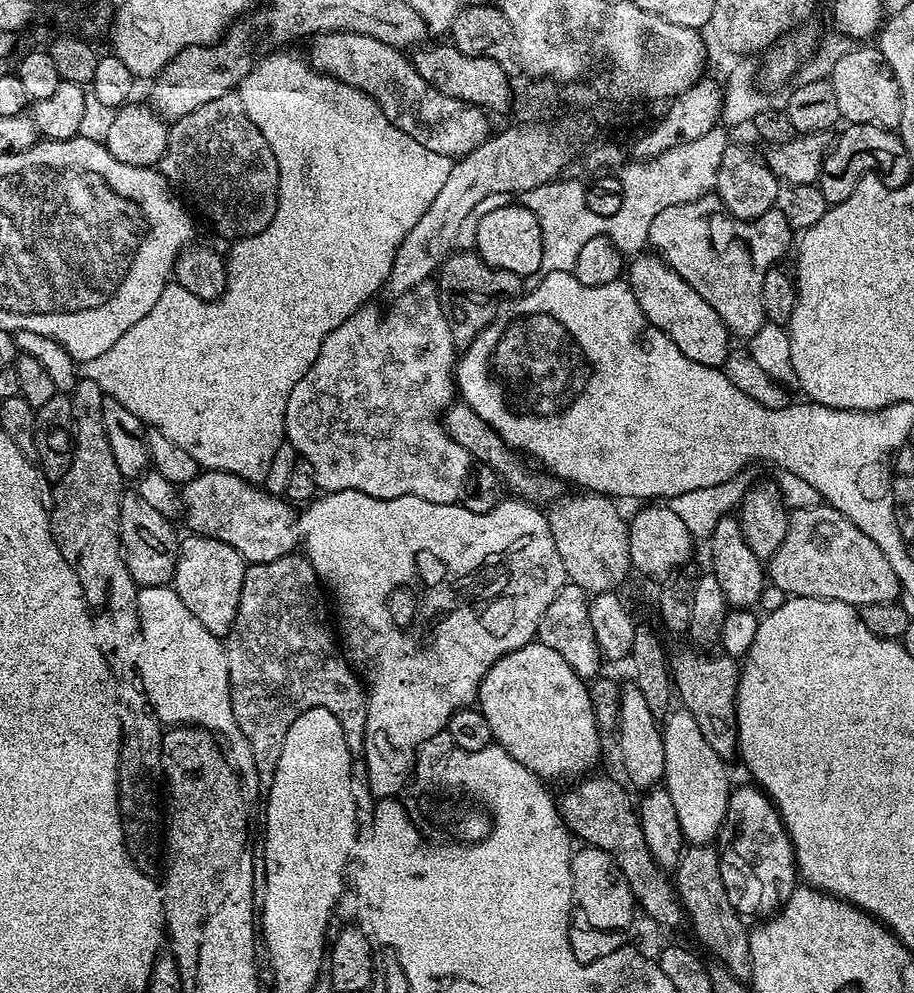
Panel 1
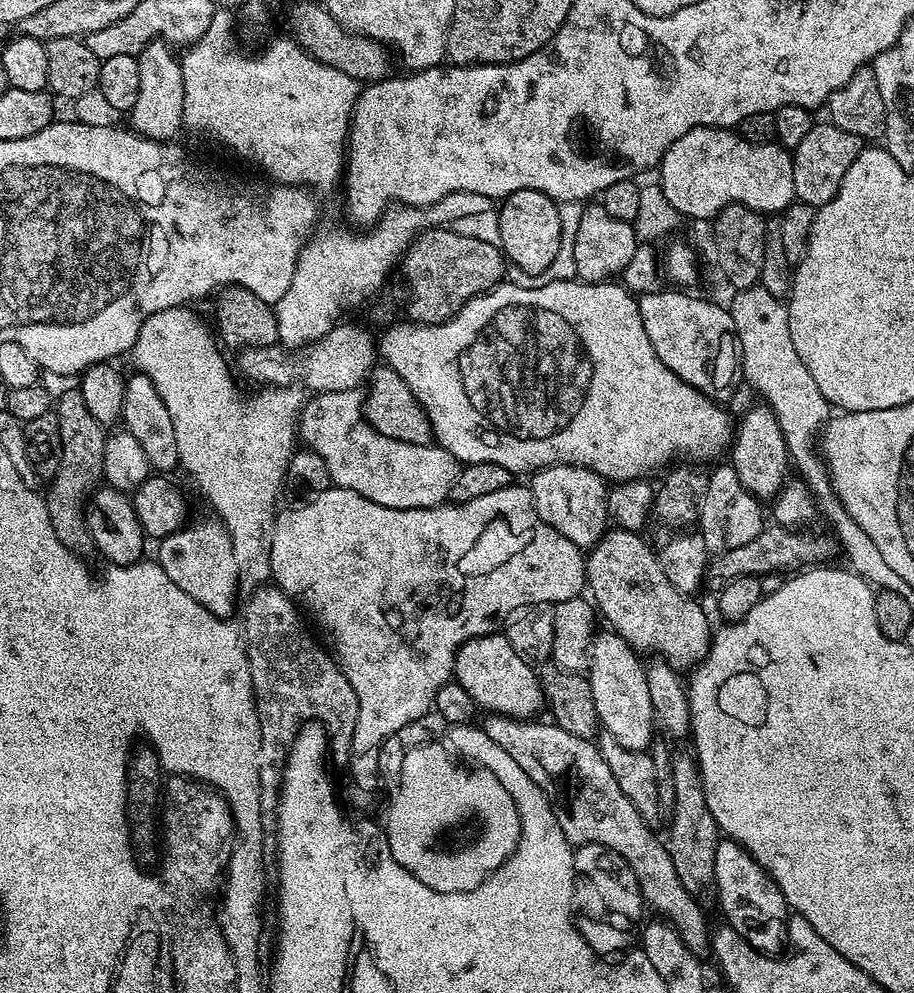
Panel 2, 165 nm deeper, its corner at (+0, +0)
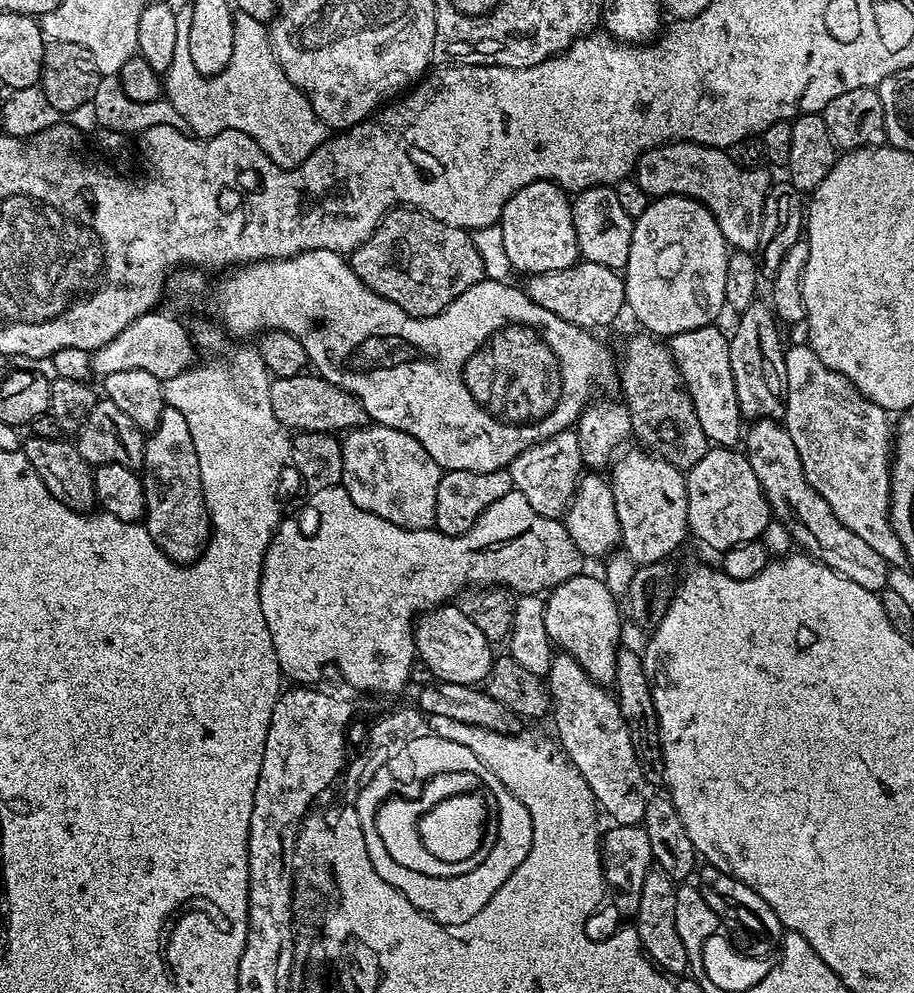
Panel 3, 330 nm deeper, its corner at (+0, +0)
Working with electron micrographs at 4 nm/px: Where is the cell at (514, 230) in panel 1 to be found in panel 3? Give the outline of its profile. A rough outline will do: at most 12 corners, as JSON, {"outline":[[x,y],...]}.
{"outline":[[530,182],[498,221],[505,258],[523,274],[581,259],[572,200]]}

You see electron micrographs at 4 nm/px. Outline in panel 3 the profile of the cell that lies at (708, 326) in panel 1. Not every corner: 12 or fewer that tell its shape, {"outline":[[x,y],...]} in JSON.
{"outline":[[720,326],[667,346],[709,445],[736,448],[742,417]]}

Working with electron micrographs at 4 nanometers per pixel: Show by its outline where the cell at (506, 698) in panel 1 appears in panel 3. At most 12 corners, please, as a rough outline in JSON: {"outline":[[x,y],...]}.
{"outline":[[455,603],[417,619],[416,655],[437,681],[487,681],[488,640]]}

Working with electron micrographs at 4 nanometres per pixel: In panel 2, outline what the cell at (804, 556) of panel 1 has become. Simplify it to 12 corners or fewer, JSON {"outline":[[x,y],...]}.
{"outline":[[768,526],[717,553],[705,587],[800,570],[837,555],[833,537]]}

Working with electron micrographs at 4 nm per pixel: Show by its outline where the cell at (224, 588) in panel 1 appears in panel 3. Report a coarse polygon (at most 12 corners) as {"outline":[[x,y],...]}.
{"outline":[[165,406],[144,442],[144,529],[181,566],[210,525],[190,422]]}

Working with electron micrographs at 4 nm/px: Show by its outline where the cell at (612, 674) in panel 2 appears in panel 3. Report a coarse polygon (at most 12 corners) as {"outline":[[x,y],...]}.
{"outline":[[599,575],[547,593],[546,634],[615,681],[622,608]]}

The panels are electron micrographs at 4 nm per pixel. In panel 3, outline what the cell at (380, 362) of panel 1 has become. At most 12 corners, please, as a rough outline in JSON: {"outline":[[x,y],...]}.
{"outline":[[365,426],[340,440],[354,506],[436,523],[442,470],[418,438]]}

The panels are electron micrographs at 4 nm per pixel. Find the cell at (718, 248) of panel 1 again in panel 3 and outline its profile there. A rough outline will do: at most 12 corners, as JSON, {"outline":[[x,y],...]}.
{"outline":[[581,259],[527,277],[535,304],[600,330],[625,311],[617,269]]}

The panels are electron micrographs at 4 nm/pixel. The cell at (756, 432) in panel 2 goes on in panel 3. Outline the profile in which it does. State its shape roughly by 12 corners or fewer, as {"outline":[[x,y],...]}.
{"outline":[[767,303],[730,332],[734,394],[745,421],[784,415],[785,344]]}

